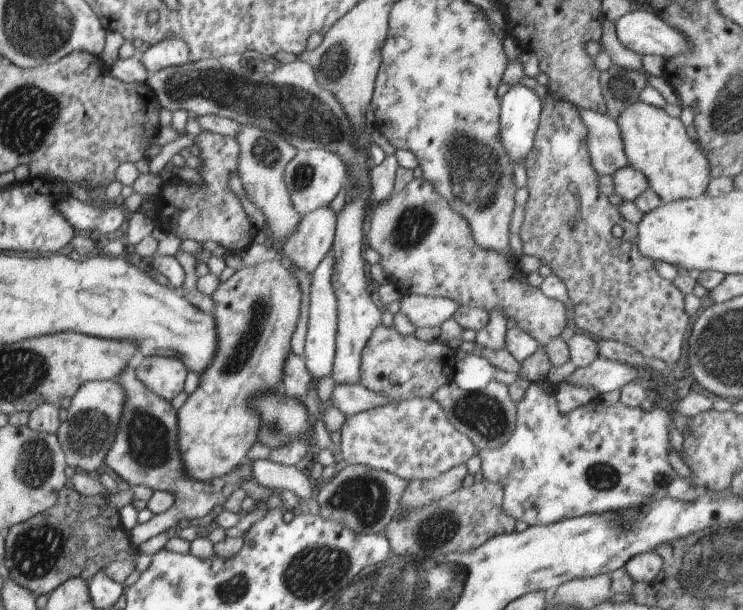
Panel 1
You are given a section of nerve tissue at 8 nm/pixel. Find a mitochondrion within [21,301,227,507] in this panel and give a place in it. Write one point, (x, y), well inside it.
(147, 437)

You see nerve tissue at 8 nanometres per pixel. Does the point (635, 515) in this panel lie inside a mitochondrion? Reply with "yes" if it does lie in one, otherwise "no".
no

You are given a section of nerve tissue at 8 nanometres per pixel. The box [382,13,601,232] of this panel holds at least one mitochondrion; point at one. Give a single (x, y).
(474, 171)

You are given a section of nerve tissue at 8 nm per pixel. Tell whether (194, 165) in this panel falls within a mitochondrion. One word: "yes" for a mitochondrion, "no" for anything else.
no

